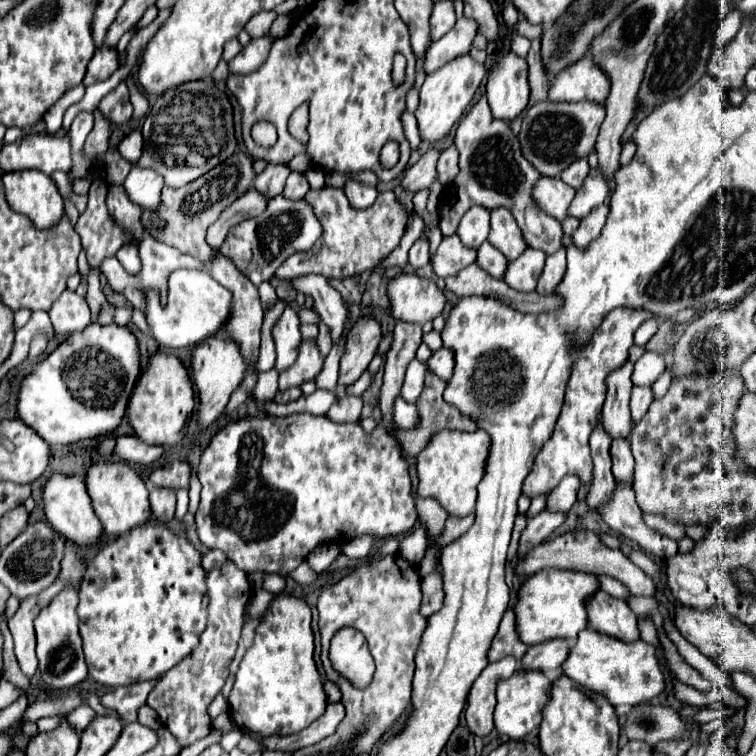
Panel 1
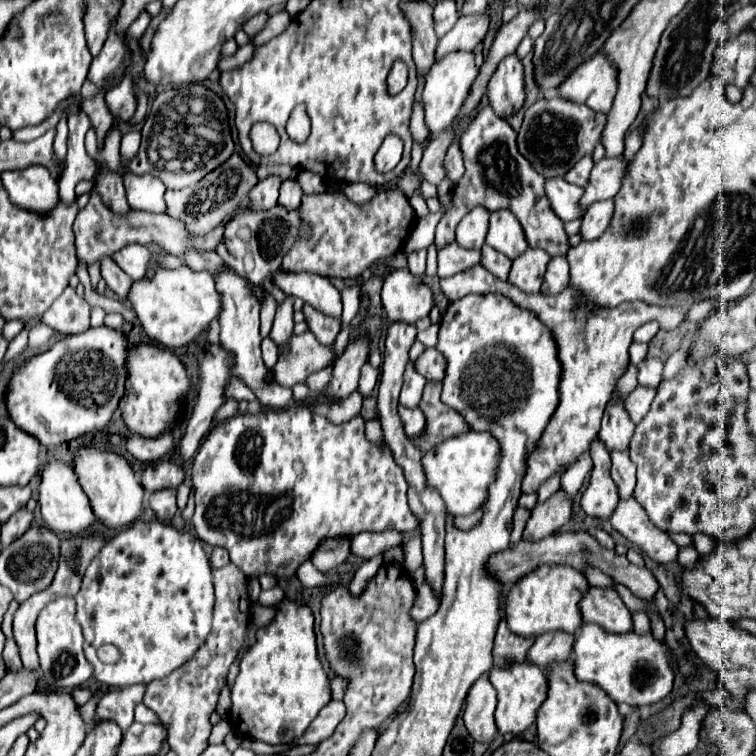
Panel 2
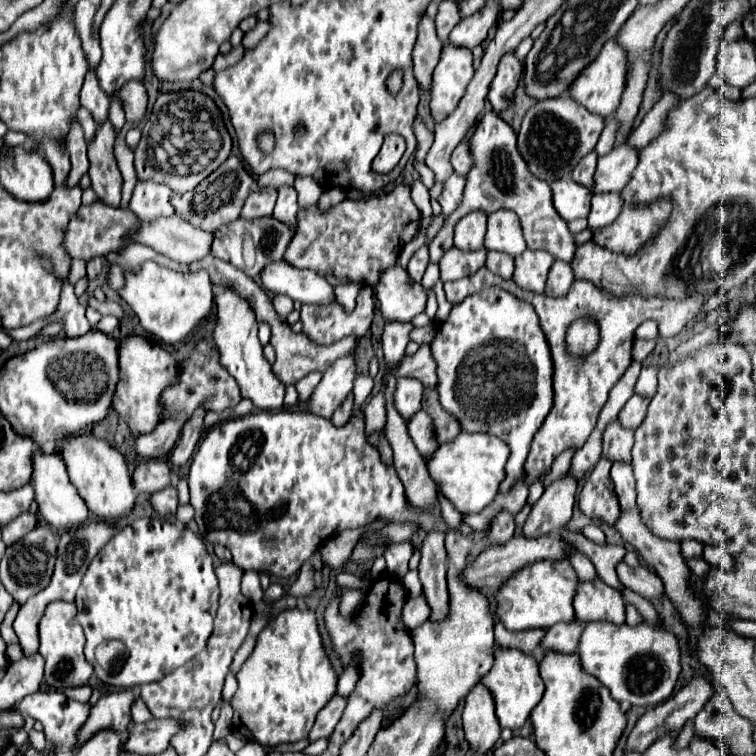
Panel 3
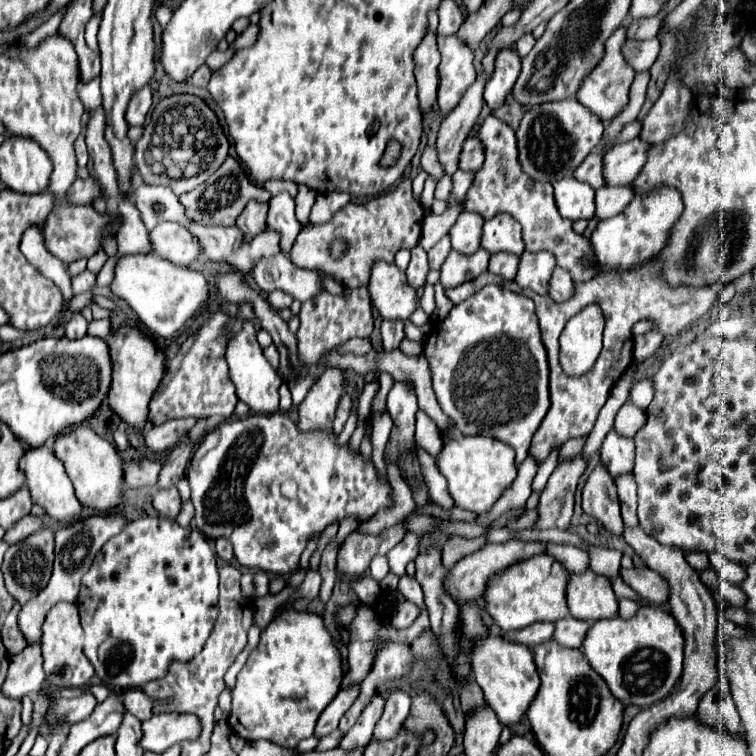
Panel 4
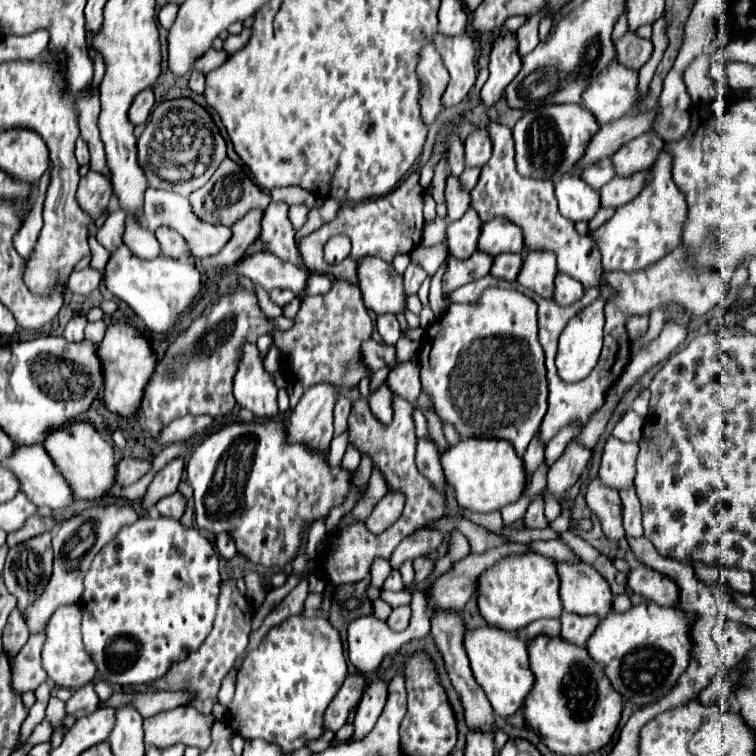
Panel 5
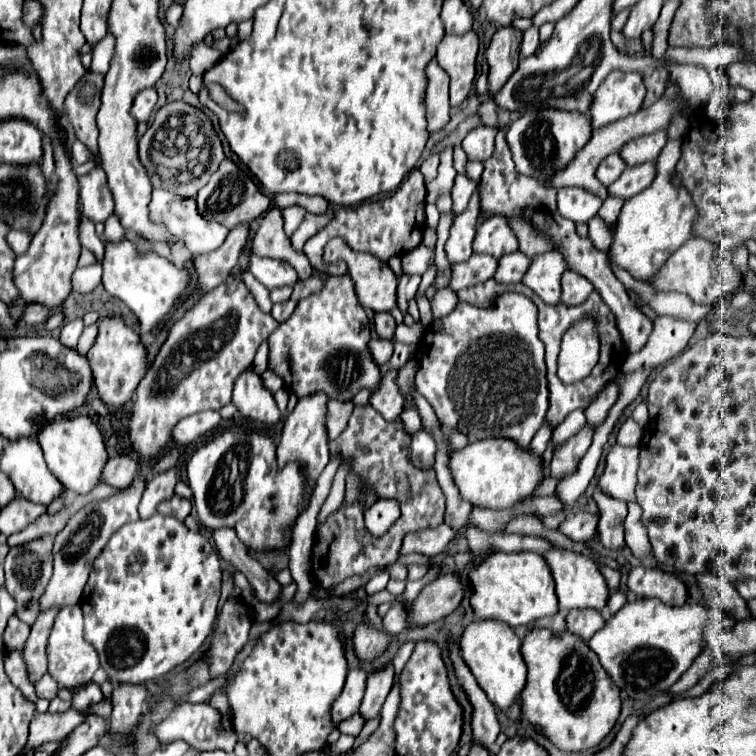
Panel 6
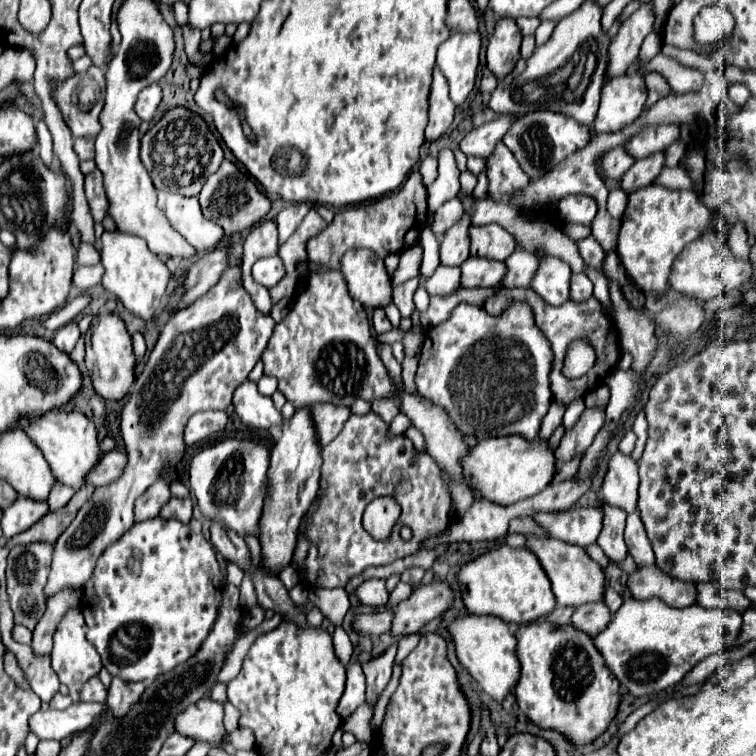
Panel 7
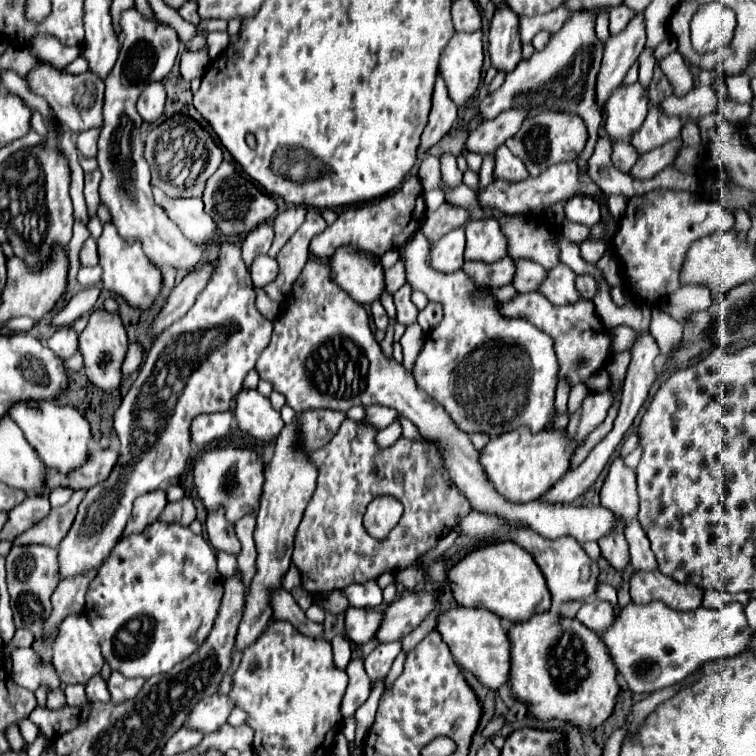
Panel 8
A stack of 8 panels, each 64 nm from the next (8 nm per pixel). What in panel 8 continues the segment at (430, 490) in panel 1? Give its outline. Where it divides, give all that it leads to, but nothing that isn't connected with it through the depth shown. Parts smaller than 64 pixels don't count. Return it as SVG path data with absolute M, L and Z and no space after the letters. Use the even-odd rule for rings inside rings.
M548 426L540 432L532 432L530 428L514 428L512 432L506 432L502 436L496 436L492 438L486 448L482 450L482 466L488 474L488 478L494 482L496 490L510 502L532 502L532 500L538 500L542 494L546 494L552 484L556 484L556 480L560 480L560 476L564 476L568 470L570 470L570 464L572 464L572 458L578 450L578 442L568 438L568 430L558 430L554 426Z

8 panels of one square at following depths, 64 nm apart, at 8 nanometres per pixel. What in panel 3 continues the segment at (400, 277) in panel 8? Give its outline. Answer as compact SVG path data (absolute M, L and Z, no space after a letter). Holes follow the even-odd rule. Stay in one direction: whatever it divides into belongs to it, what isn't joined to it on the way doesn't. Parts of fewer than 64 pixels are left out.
M488 112L480 118L480 122L470 138L470 146L472 146L472 156L474 156L474 168L466 176L468 182L464 188L464 198L462 198L460 206L446 218L446 226L438 232L438 236L430 244L430 262L438 264L440 256L448 248L452 248L454 224L464 214L480 210L486 216L490 216L492 212L496 212L500 208L506 208L506 210L512 210L518 214L520 224L524 228L524 238L526 238L526 244L530 250L546 250L556 260L570 262L578 248L574 234L568 230L568 222L564 222L564 218L560 218L560 214L556 212L556 208L552 204L552 190L550 190L548 182L538 180L528 172L526 162L522 160L522 156L516 150L514 130L498 114Z

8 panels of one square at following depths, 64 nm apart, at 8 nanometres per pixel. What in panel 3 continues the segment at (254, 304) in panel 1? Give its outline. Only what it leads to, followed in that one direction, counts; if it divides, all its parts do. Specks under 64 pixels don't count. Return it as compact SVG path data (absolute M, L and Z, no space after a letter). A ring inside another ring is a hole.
M224 290L216 296L218 304L218 324L214 328L216 346L220 348L220 362L228 370L228 374L238 382L242 398L252 400L258 410L282 410L284 384L272 372L270 362L262 354L262 344L258 342L258 322L248 302L234 294L232 290Z

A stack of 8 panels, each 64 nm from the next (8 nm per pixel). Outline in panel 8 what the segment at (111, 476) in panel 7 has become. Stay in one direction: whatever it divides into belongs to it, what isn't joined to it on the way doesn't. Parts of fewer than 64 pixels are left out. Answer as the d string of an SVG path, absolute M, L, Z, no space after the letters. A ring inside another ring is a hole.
M106 448L106 450L90 450L88 452L88 460L76 468L76 472L72 472L72 476L64 476L62 472L56 470L48 470L48 490L60 488L60 486L68 486L68 488L92 488L94 484L102 482L108 478L112 466L116 464L118 458L118 448Z

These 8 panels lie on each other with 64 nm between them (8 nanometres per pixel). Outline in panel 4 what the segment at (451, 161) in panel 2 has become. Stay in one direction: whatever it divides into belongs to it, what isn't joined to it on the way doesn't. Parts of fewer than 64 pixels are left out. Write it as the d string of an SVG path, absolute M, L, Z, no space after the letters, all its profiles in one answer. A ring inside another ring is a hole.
M468 136L462 154L460 154L460 170L470 170L476 172L484 164L484 144L480 144L478 136Z

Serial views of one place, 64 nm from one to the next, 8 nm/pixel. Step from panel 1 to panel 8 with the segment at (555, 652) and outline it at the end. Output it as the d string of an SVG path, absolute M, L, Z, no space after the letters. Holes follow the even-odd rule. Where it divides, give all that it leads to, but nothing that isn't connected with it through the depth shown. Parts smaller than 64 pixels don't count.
M592 598L588 600L576 614L576 618L588 626L590 630L594 630L596 634L602 634L606 628L612 626L614 620L614 606L610 602Z

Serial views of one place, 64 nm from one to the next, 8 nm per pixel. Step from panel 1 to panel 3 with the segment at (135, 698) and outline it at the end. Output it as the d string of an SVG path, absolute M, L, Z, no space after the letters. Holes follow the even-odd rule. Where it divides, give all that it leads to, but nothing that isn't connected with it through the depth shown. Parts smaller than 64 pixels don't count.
M122 690L122 692L110 692L104 694L96 706L92 706L90 716L80 730L80 740L76 742L76 748L80 748L92 734L112 728L116 732L126 732L126 726L130 722L130 704L134 702L134 692L132 690Z

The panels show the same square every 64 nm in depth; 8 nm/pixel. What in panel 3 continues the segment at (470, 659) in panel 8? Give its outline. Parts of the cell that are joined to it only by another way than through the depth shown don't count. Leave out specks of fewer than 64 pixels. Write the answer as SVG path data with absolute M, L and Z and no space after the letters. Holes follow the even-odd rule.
M494 646L494 666L488 674L480 678L480 684L492 692L496 704L496 716L502 728L520 728L530 716L532 708L540 702L544 694L544 682L538 674L538 662L534 656L524 656L524 652L516 652L516 648L496 648Z

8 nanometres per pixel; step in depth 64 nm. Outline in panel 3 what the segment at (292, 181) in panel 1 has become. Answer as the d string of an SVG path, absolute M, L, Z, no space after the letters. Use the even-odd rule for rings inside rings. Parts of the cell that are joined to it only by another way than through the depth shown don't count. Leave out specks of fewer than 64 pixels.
M280 188L278 190L278 200L276 200L276 208L272 214L276 220L280 220L282 224L288 224L288 228L292 228L292 232L296 232L298 228L298 202L296 202L296 190L294 188Z

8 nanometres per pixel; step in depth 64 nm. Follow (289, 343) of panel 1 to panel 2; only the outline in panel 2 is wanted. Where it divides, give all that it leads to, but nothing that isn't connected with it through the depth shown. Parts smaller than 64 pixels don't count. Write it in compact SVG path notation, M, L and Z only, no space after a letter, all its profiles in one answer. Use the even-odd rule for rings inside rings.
M286 298L284 302L278 304L274 326L272 326L272 332L270 332L270 338L274 342L284 342L292 334L292 328L294 328L292 314L294 314L294 310L292 310L292 298Z

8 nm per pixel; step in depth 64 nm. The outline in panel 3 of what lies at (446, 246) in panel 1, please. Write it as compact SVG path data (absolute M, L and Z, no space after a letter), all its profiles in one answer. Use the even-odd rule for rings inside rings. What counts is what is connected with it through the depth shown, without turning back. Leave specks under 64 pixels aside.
M450 248L440 260L442 282L460 280L464 276L470 276L472 272L478 272L486 264L486 254L488 254L486 248L480 248L476 252L464 252L458 248Z

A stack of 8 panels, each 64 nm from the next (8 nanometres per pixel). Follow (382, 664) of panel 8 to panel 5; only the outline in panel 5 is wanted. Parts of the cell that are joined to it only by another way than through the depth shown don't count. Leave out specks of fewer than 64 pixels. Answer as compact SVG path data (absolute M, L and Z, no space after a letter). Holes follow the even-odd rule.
M378 680L378 682L368 684L368 688L362 696L362 702L358 704L358 710L356 710L356 718L354 718L356 732L354 732L352 740L362 740L374 728L374 724L384 708L386 696L388 696L388 682Z

